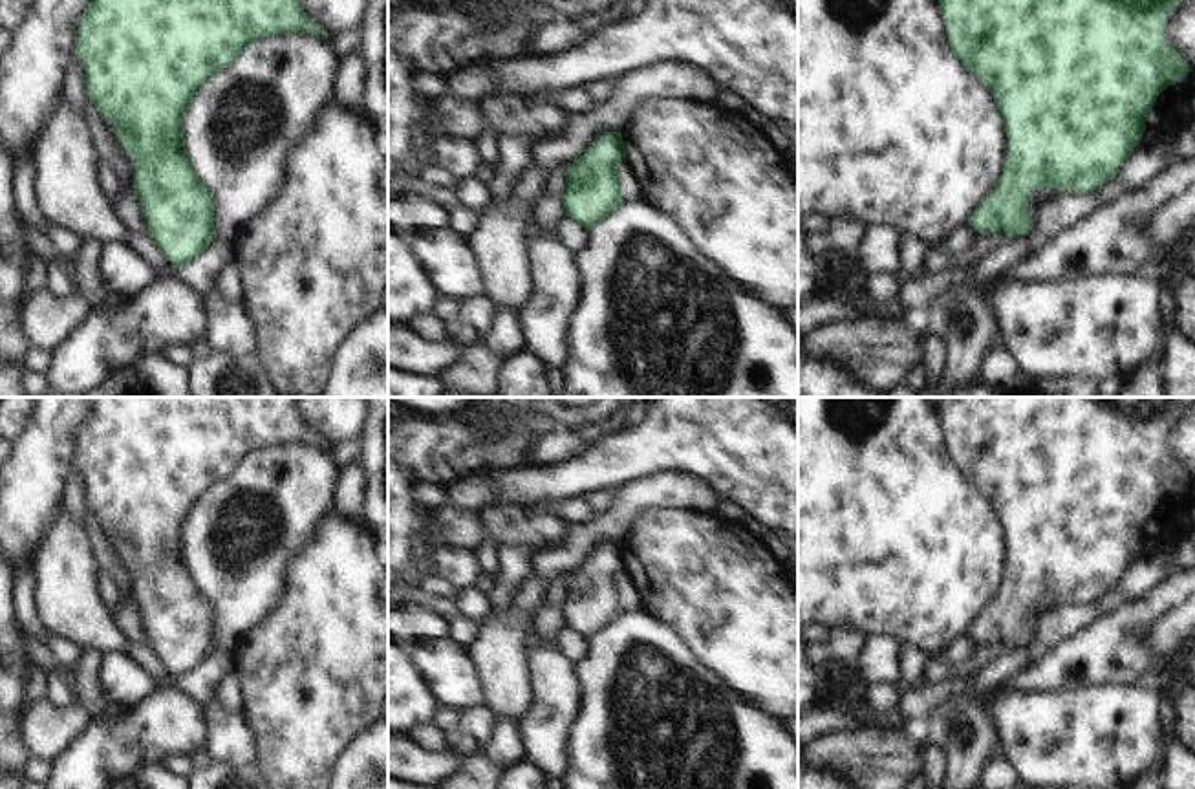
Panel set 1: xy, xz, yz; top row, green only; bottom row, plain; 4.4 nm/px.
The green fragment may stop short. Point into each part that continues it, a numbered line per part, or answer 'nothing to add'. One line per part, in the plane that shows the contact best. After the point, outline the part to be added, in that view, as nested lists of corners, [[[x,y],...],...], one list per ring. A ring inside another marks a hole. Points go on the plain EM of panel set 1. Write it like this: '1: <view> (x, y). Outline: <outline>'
nothing to add

